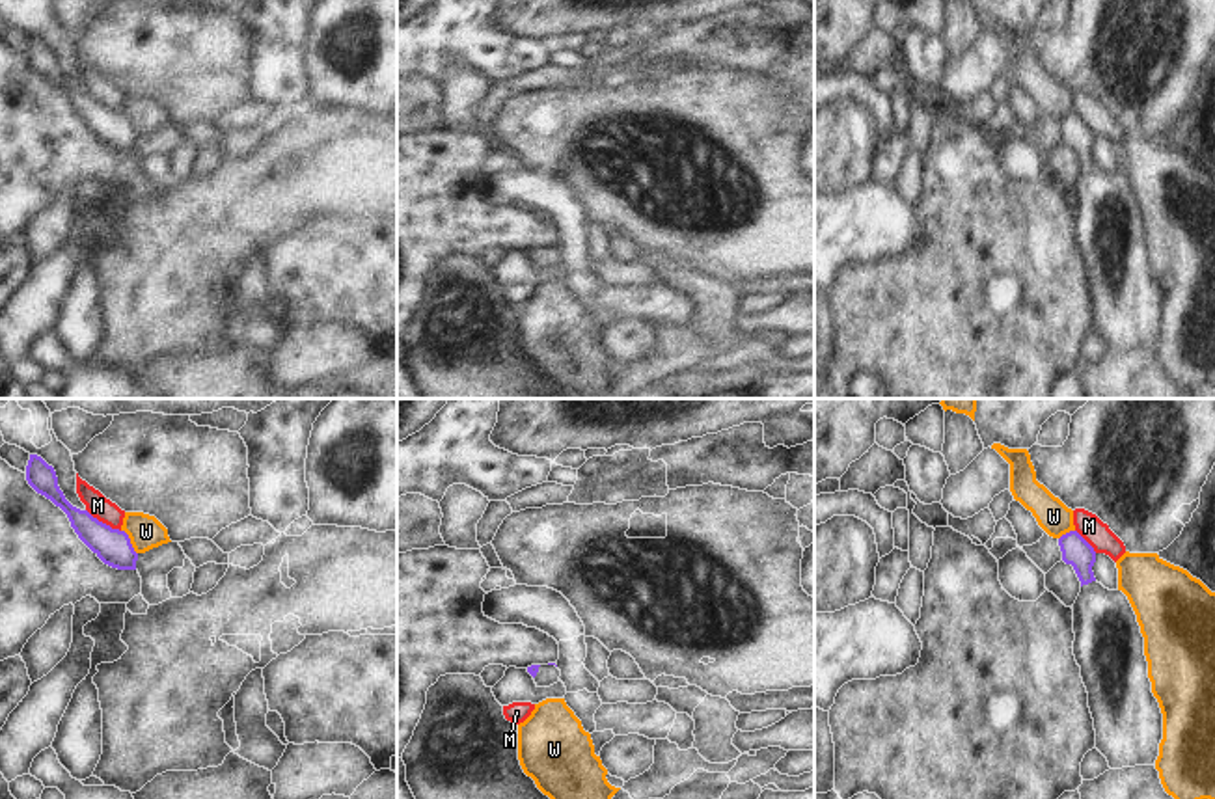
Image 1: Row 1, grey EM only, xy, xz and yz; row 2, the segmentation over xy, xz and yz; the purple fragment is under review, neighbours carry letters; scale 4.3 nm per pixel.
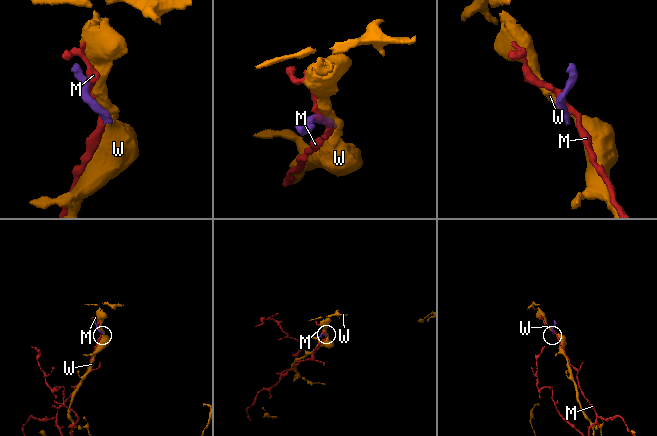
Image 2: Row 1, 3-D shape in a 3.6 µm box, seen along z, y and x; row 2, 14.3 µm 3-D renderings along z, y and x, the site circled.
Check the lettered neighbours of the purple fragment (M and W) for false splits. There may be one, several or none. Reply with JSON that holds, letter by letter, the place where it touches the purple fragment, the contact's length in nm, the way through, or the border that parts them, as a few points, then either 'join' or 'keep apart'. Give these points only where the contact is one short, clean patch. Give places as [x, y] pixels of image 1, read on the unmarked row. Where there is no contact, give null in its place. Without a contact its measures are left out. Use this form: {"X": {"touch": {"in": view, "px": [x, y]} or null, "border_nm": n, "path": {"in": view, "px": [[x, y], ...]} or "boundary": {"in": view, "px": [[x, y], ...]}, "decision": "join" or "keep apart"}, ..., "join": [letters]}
{"M": {"touch": {"in": "xy", "px": [101, 105]}, "border_nm": 180, "boundary": {"in": "xy", "px": [[86, 92], [120, 114]]}, "decision": "keep apart"}, "W": {"touch": {"in": "xy", "px": [129, 125]}, "border_nm": 130, "boundary": {"in": "xy", "px": [[122, 112], [136, 136]]}, "decision": "keep apart"}, "join": []}

